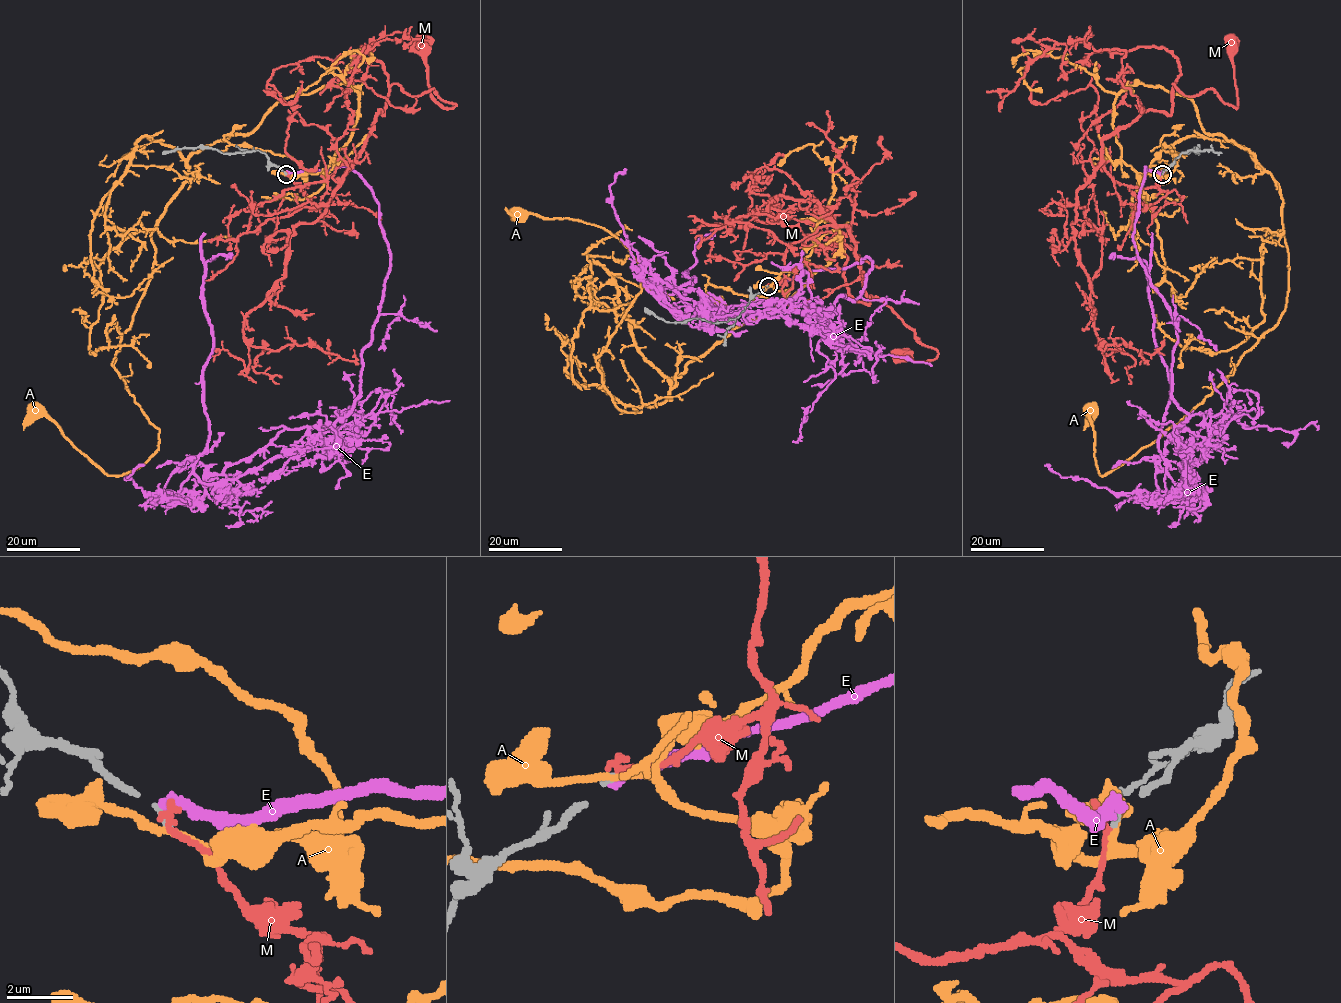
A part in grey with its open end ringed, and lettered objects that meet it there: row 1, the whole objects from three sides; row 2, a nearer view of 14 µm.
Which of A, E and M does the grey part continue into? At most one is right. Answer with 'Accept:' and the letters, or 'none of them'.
Accept: M

